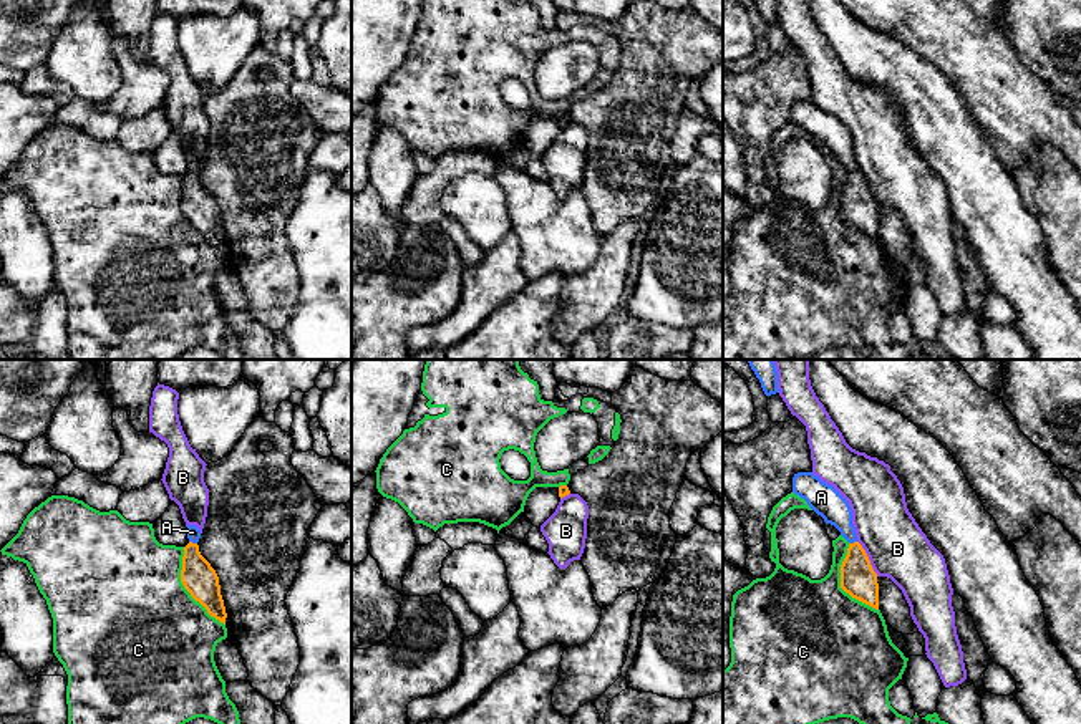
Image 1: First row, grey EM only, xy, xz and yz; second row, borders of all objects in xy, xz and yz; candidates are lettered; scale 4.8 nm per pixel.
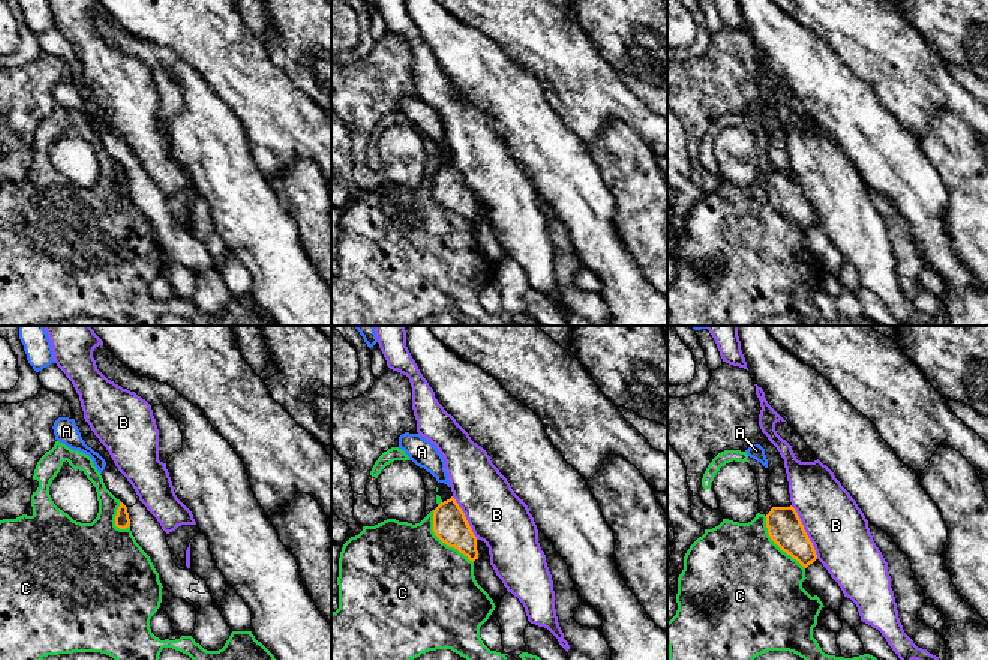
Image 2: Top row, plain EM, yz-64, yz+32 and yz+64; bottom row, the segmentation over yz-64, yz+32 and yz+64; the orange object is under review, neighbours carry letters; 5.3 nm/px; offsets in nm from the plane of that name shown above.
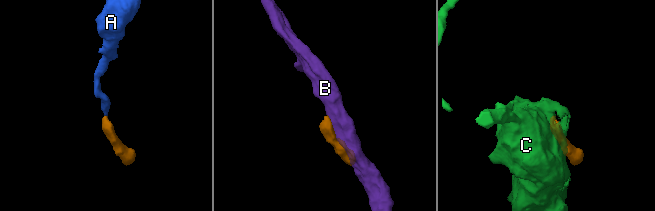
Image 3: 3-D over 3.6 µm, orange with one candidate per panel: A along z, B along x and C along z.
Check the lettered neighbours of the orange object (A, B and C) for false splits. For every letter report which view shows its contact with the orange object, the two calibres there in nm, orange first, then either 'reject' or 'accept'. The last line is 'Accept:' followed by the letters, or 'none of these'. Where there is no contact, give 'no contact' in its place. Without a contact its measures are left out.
A: meets orange in xy; 170 nm thick on the orange side, 60 nm on the other; accept
B: meets orange in yz; 170 nm thick on the orange side, 300 nm on the other; reject
C: meets orange in xy; 170 nm thick on the orange side, 500 nm on the other; reject
Accept: A

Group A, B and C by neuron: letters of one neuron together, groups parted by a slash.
A / B / C

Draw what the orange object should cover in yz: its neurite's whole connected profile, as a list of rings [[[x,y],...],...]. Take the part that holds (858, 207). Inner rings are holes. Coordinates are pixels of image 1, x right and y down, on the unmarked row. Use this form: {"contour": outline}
{"contour": [[[812,101],[794,103],[793,121],[804,128],[826,152],[834,154],[849,171],[847,184],[841,194],[841,217],[852,227],[879,239],[877,202],[857,171],[849,131]]]}

